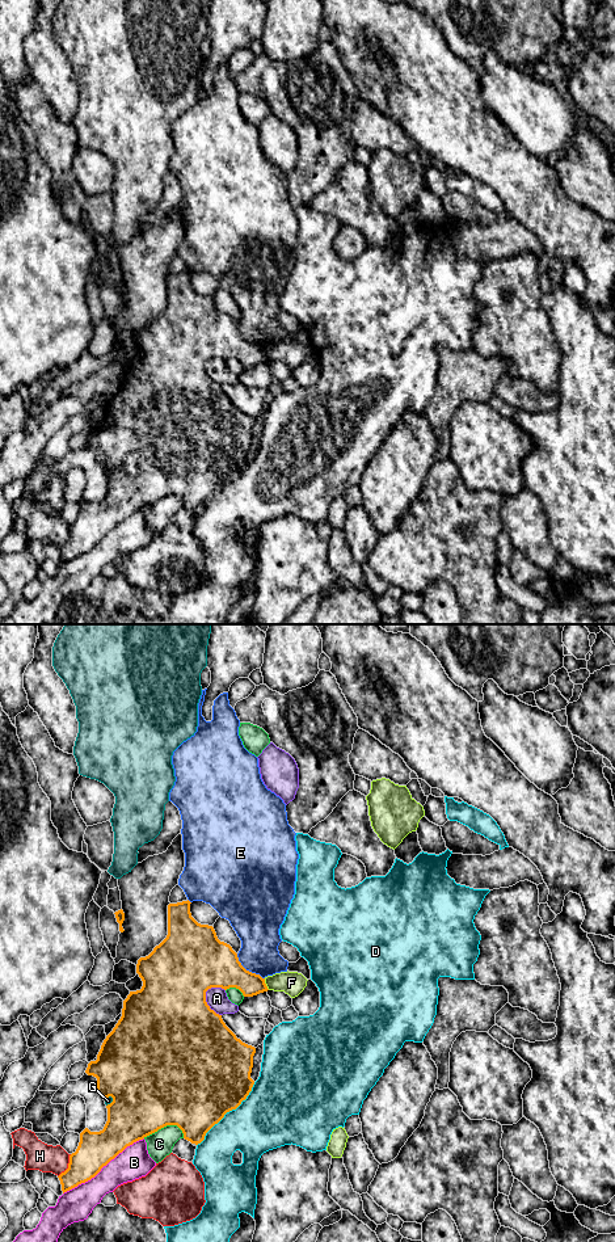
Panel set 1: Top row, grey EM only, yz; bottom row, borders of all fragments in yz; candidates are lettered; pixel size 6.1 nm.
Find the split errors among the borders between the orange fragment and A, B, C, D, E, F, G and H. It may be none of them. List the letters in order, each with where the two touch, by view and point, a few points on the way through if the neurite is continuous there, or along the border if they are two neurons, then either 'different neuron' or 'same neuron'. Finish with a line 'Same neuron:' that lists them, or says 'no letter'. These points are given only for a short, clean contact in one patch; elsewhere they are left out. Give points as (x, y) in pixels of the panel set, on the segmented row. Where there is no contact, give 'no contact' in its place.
A: yz (206, 1002) | different neuron
B: yz (102, 1166) | different neuron
C: yz (163, 1127) | different neuron
D: yz (227, 1111) | different neuron
E: yz (248, 971) | different neuron
F: yz (265, 984) | along yz (264, 979), (269, 989) | different neuron
G: yz (113, 1101) | different neuron
H: yz (68, 1166) | along yz (71, 1154), (68, 1166), (58, 1177) | different neuron
Same neuron: no letter

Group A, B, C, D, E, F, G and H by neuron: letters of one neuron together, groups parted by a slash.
A / B E / C / D / F / G / H

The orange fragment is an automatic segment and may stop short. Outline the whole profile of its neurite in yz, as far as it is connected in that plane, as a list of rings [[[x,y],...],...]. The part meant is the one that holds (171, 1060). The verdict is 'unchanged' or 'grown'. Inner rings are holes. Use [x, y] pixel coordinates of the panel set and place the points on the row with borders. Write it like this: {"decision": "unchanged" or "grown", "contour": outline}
{"decision": "unchanged", "contour": [[[188,900],[168,905],[167,938],[136,964],[136,973],[143,981],[142,989],[130,992],[123,1001],[122,1016],[104,1040],[97,1060],[88,1064],[85,1073],[97,1078],[97,1092],[104,1099],[111,1096],[113,1102],[106,1106],[108,1121],[102,1131],[90,1132],[85,1128],[80,1133],[80,1142],[69,1155],[68,1169],[58,1176],[63,1193],[90,1180],[127,1146],[167,1125],[177,1125],[185,1140],[201,1144],[206,1133],[227,1112],[236,1110],[252,1091],[254,1081],[250,1073],[256,1048],[237,1039],[222,1015],[210,1009],[206,992],[211,988],[236,988],[244,997],[253,997],[269,989],[265,978],[247,971],[232,947],[218,939],[212,926],[201,925],[191,917],[190,904]]]}

